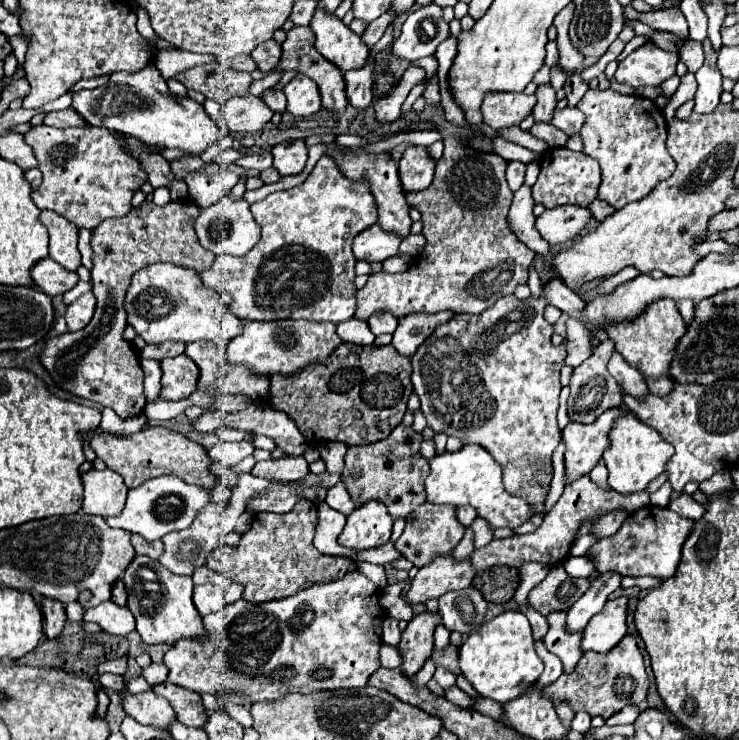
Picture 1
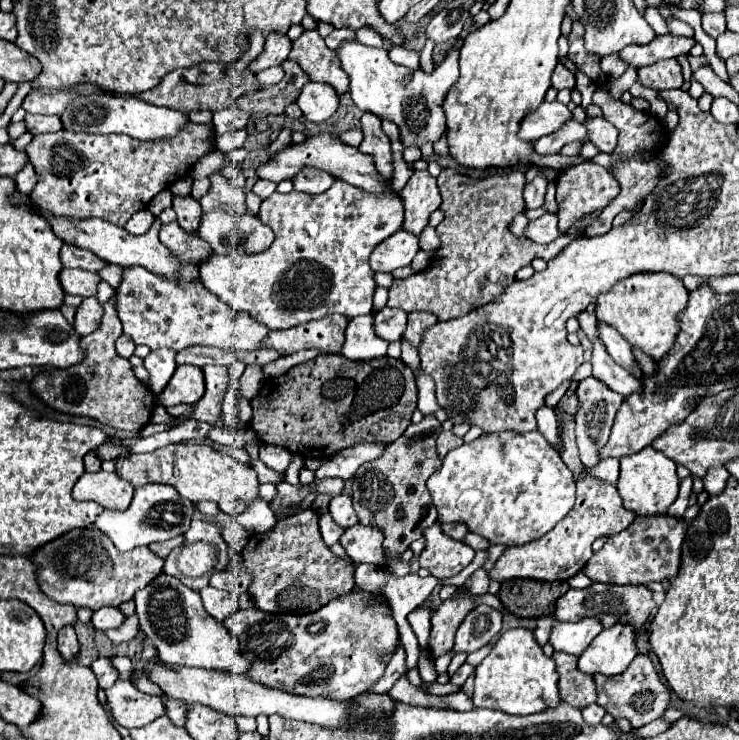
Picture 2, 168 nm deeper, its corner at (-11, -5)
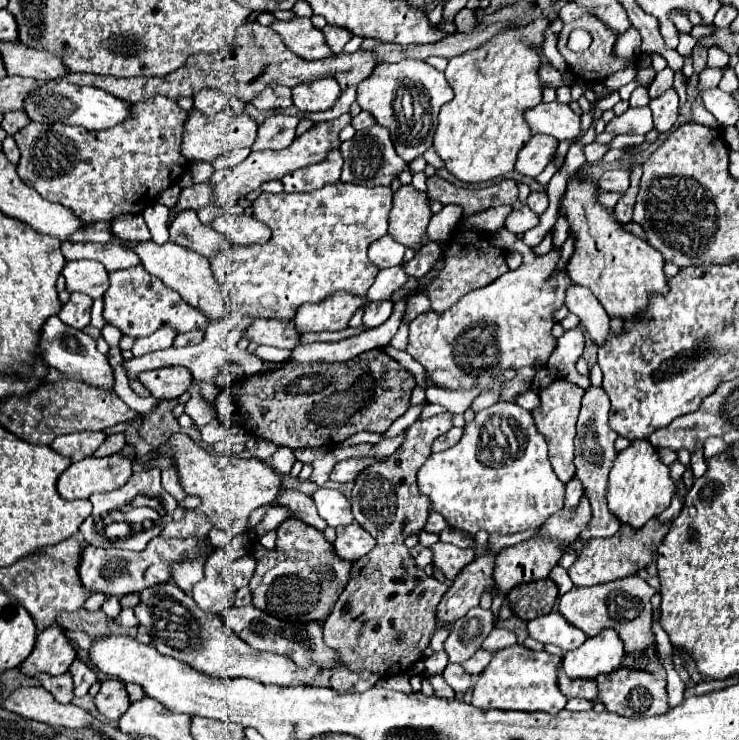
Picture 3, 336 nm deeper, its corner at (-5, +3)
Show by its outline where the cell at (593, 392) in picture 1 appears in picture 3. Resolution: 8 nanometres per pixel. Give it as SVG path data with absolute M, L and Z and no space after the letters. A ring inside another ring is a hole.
M589 386L585 390L583 396L583 406L579 412L579 420L577 420L577 434L575 434L575 468L577 468L577 478L581 480L583 488L585 488L585 496L591 502L591 510L593 510L593 520L589 524L589 528L585 532L581 532L581 538L589 540L589 538L597 538L597 536L613 536L621 522L615 520L615 516L609 512L607 504L605 504L605 488L607 488L607 476L609 470L613 466L613 460L617 458L617 452L613 448L613 442L617 438L617 434L609 428L607 424L607 414L609 414L609 396L607 392L599 386Z

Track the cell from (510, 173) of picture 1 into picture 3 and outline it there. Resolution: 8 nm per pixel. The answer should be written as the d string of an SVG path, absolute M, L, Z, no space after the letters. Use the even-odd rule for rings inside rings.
M531 192L529 198L527 198L527 206L537 212L537 214L543 214L545 208L547 208L547 192Z

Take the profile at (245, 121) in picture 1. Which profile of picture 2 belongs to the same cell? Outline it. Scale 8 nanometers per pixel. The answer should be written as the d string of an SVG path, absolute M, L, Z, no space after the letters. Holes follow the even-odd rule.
M223 108L219 112L213 112L213 130L217 136L245 126L247 126L247 114L241 108Z

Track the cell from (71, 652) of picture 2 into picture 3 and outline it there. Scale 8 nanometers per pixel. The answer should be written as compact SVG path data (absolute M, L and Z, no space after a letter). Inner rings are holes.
M53 624L47 630L39 632L37 644L31 656L21 664L21 670L27 676L37 676L41 672L57 676L67 672L73 660L75 660L75 648L63 634L63 628Z

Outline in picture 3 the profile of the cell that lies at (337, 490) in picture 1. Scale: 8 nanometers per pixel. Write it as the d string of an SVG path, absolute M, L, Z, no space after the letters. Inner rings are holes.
M319 488L313 494L313 500L317 504L319 516L333 528L345 526L353 522L351 514L351 504L349 500L339 492L339 490L329 490L329 488Z

